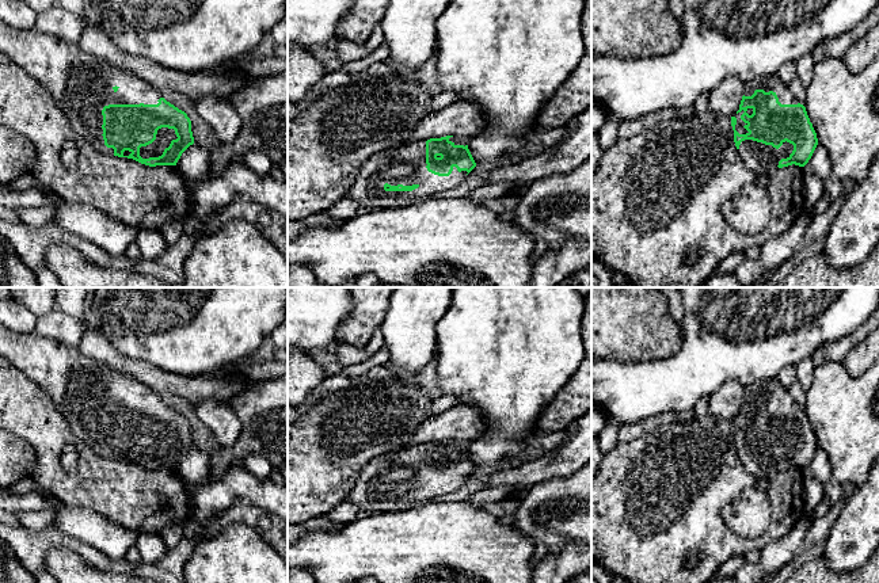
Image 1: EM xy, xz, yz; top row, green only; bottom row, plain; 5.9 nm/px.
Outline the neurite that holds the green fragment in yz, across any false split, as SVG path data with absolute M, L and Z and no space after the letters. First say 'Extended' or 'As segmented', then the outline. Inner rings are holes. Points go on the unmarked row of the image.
Extended. M777 378L745 389L731 430L743 466L762 481L792 468L804 470L818 449L806 411Z

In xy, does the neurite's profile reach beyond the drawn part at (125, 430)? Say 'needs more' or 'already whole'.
needs more

